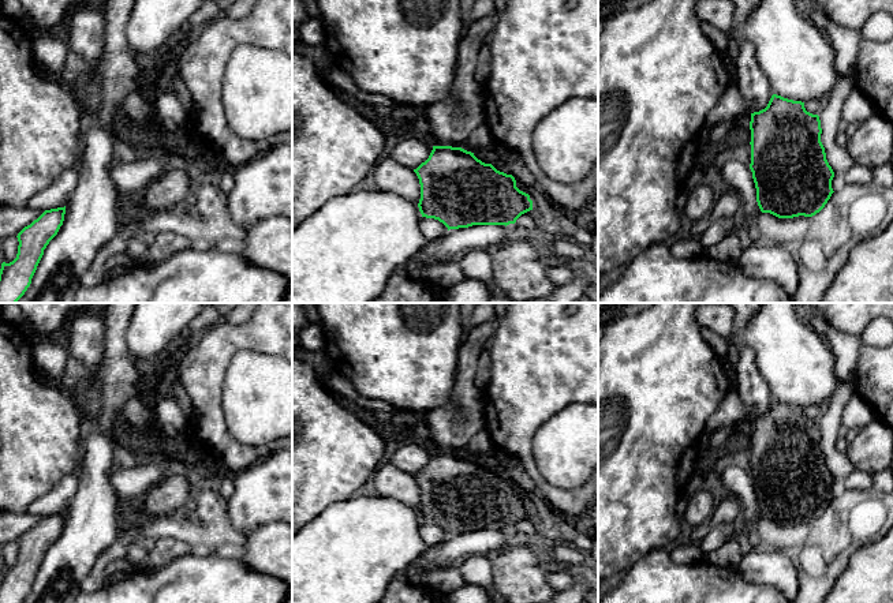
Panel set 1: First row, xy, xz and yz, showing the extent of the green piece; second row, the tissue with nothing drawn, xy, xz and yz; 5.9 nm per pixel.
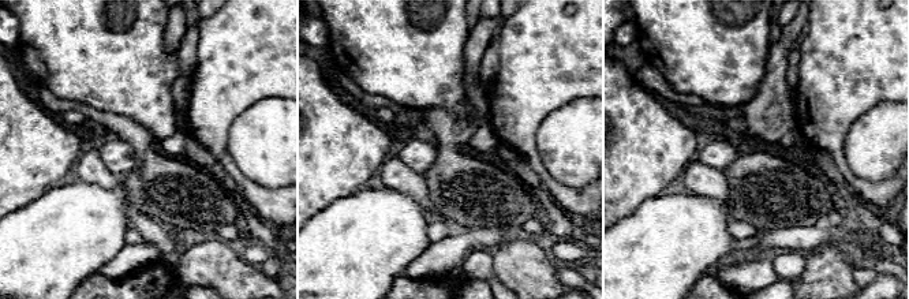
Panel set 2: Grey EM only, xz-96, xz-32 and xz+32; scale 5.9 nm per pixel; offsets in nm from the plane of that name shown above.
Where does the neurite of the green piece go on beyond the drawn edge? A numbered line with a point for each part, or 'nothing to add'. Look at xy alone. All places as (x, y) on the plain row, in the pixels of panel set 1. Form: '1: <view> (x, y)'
nothing to add

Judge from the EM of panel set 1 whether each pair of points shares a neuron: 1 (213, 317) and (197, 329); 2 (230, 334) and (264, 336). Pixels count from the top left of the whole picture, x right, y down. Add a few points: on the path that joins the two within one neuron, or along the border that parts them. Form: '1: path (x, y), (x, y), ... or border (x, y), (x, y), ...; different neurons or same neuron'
1: path (209, 317), (201, 325); same neuron
2: path (238, 336), (256, 336); same neuron

